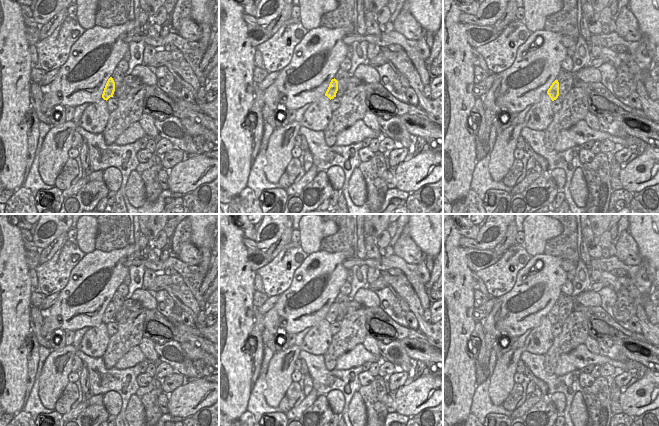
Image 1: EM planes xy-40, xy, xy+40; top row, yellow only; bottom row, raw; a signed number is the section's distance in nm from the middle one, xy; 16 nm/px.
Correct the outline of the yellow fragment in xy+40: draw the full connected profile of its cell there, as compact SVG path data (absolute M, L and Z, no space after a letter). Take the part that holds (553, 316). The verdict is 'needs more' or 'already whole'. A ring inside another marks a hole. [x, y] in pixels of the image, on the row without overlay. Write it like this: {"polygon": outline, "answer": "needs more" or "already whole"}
{"polygon": "M555 304L550 312L547 315L547 318L551 322L552 325L556 324L559 320L559 306L558 304Z", "answer": "already whole"}

